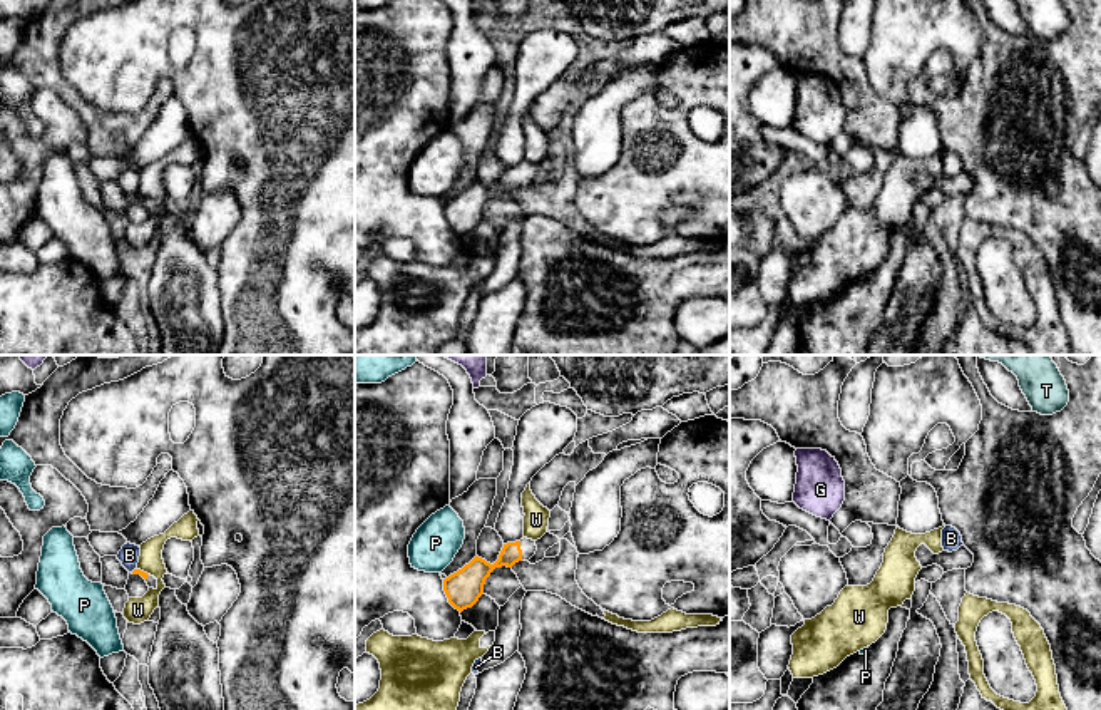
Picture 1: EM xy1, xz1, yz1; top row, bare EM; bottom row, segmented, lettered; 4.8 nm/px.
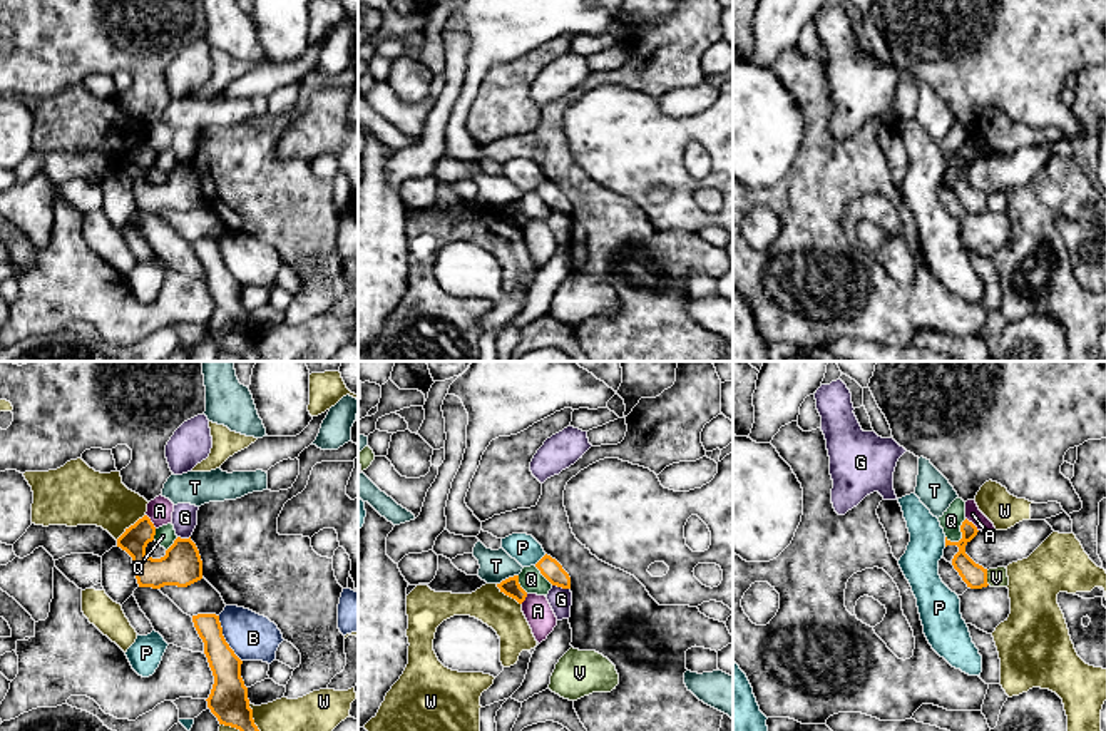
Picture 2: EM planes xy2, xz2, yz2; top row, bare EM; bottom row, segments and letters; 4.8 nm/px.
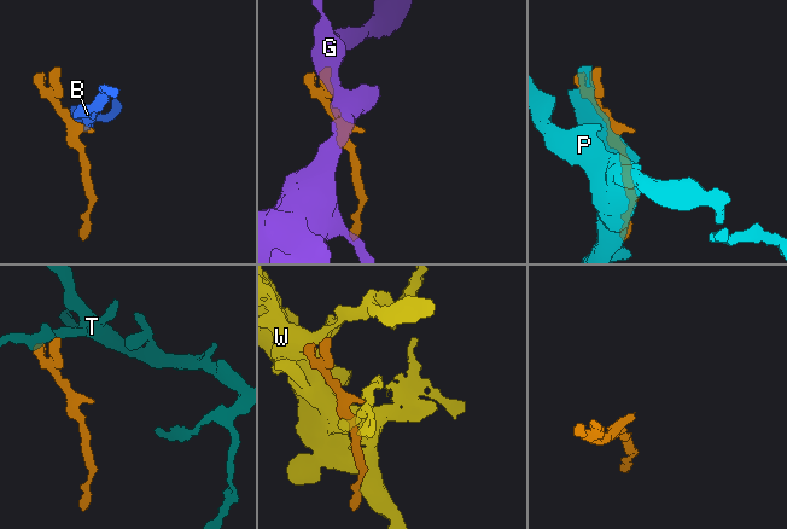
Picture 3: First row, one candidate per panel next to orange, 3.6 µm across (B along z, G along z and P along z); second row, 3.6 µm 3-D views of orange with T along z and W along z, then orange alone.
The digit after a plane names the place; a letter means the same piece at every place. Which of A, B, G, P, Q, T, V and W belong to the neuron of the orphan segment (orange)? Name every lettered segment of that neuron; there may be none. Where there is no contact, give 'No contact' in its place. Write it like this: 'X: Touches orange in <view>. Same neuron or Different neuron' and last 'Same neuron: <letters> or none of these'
A: Touches orange in yz2. Different neuron
B: Touches orange in xy2. Different neuron
G: Touches orange in xz2. Different neuron
P: Touches orange in xz2. Different neuron
Q: Touches orange in yz2. Different neuron
T: Touches orange in xz2. Different neuron
V: Touches orange in yz2. Different neuron
W: Touches orange in xy2. Different neuron
Same neuron: none of these

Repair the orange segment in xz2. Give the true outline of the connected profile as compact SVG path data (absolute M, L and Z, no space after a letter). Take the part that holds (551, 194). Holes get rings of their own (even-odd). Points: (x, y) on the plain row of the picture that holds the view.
M544 181L535 192L540 196L540 199L552 209L562 214L571 214L571 202L562 194L562 191L552 184L550 181Z

